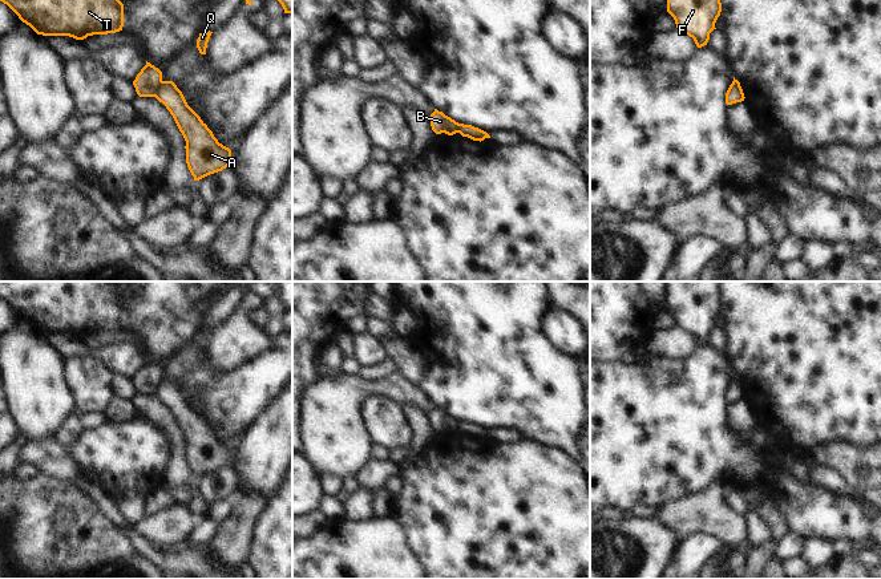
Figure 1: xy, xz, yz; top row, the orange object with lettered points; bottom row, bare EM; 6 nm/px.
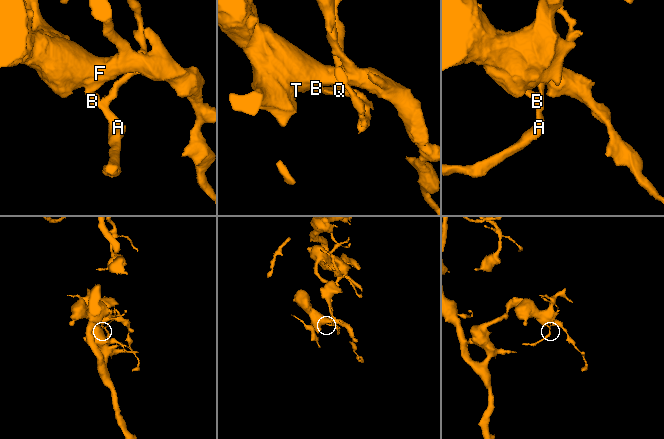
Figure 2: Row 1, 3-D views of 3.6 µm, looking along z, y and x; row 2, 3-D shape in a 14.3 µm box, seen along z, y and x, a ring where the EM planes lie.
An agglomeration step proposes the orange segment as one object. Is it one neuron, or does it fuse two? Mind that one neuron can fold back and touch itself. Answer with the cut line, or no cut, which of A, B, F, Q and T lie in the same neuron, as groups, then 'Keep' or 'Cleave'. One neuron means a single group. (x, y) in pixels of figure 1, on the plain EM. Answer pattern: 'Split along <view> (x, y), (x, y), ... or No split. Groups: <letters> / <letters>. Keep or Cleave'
Split along xy (162, 379), (153, 393). Groups: A Q / B F T. Cleave

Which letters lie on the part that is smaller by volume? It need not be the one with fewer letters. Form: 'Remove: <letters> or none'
Remove: A, Q

